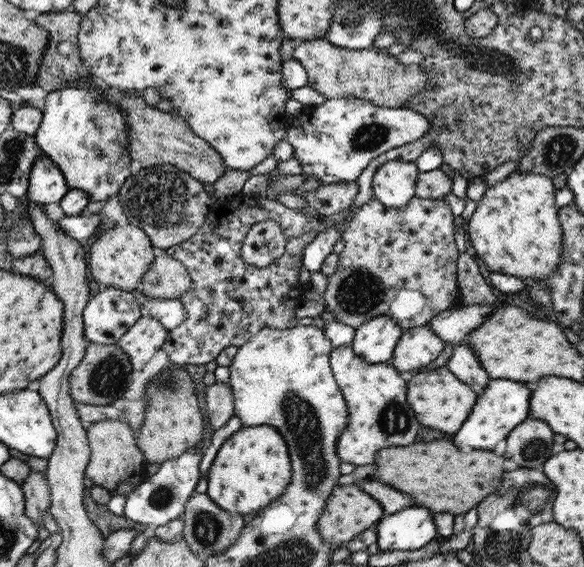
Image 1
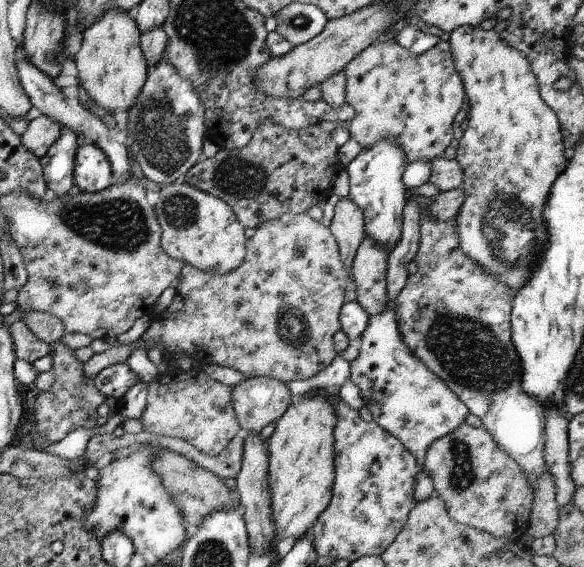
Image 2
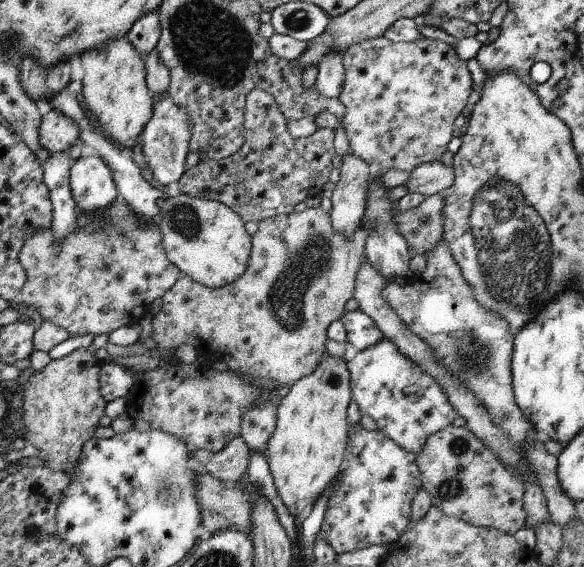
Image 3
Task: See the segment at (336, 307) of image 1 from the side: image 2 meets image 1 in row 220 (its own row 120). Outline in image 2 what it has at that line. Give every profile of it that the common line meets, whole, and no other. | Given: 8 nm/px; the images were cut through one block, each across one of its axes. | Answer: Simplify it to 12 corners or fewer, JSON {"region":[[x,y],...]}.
{"region":[[380,39],[343,71],[362,150],[450,146],[466,100],[450,50]]}

